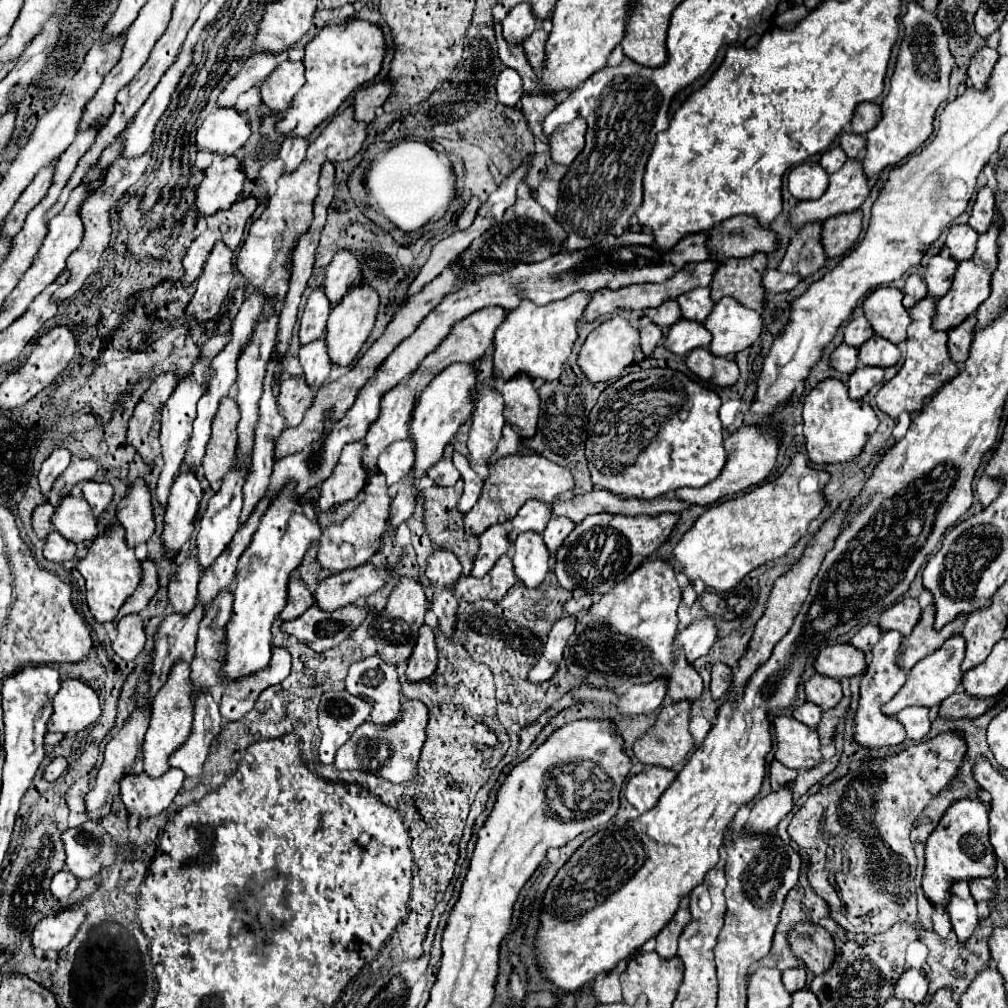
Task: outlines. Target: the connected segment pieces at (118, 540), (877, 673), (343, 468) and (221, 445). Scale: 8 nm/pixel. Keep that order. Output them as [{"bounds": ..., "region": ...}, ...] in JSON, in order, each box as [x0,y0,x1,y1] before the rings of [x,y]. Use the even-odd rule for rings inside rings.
[{"bounds":[76,525,140,623],"region":[[[112,525],[104,535],[98,535],[98,539],[92,541],[88,547],[88,555],[78,561],[76,569],[86,581],[86,603],[90,613],[98,623],[112,621],[122,607],[122,603],[134,593],[134,589],[140,583],[140,561],[134,557],[134,549],[130,549],[124,541],[124,529],[122,525]]]},{"bounds":[852,631,906,749],"region":[[[898,631],[882,633],[880,641],[872,649],[872,661],[870,661],[866,673],[862,675],[860,701],[858,701],[858,707],[856,707],[854,733],[852,733],[852,739],[860,747],[866,747],[866,749],[892,747],[892,745],[900,745],[906,739],[906,731],[902,729],[902,725],[894,717],[886,717],[880,711],[880,707],[884,703],[888,703],[898,693],[898,689],[904,685],[904,681],[906,681],[904,669],[896,665],[896,653],[900,649],[900,641],[902,641],[902,633],[898,633]]]},{"bounds":[318,441,370,511],"region":[[[352,441],[342,449],[334,473],[320,485],[320,499],[318,499],[320,511],[326,511],[348,499],[354,499],[362,491],[362,487],[370,477],[370,473],[362,467],[364,449],[366,449],[364,441]]]},{"bounds":[202,395,240,491],"region":[[[226,395],[218,405],[218,413],[212,421],[212,437],[206,447],[202,461],[204,477],[208,479],[212,491],[218,491],[222,485],[222,475],[232,467],[238,449],[236,425],[240,421],[240,411],[236,399]]]}]

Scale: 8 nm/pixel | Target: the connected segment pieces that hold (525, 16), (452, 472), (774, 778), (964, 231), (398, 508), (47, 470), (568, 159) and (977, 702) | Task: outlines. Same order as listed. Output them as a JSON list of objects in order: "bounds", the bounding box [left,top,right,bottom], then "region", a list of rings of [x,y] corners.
[{"bounds":[502,5,536,45],"region":[[[514,5],[502,21],[502,27],[506,41],[520,45],[536,29],[536,17],[530,13],[530,5]]]},{"bounds":[428,445,460,487],"region":[[[446,445],[442,459],[428,471],[428,477],[438,485],[438,487],[450,487],[460,479],[460,473],[456,471],[456,467],[452,465],[452,453],[454,447]]]},{"bounds":[768,761,796,791],"region":[[[772,761],[770,763],[770,767],[768,767],[768,777],[770,777],[770,785],[772,785],[772,789],[776,791],[776,789],[780,789],[782,785],[786,785],[786,783],[792,783],[794,779],[796,779],[796,771],[794,769],[788,769],[786,765],[782,765],[780,761]]]},{"bounds":[946,225,978,261],"region":[[[952,225],[946,239],[950,257],[956,261],[970,259],[976,251],[976,243],[978,243],[978,233],[970,225]]]},{"bounds":[390,475,416,529],"region":[[[406,475],[400,483],[398,483],[398,495],[392,499],[390,505],[390,527],[396,529],[400,523],[404,523],[412,513],[414,513],[414,505],[416,505],[416,497],[412,493],[416,479],[412,479],[412,475]]]},{"bounds":[40,447,70,495],"region":[[[56,447],[50,457],[42,463],[42,469],[40,469],[40,487],[42,487],[42,493],[48,495],[50,493],[50,487],[52,483],[56,481],[56,477],[70,465],[70,451],[66,447]]]},{"bounds":[550,117,586,165],"region":[[[580,117],[568,125],[560,125],[550,137],[552,161],[560,165],[570,165],[576,159],[576,155],[584,149],[584,133],[586,121],[582,121]]]},{"bounds":[938,693,996,719],"region":[[[954,693],[950,699],[946,699],[940,709],[938,715],[942,719],[956,719],[956,717],[978,717],[982,713],[988,711],[990,703],[994,703],[996,697],[990,699],[974,699],[968,697],[966,693]]]}]

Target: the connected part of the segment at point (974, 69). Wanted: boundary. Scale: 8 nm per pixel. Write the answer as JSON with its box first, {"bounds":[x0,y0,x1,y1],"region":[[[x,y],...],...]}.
{"bounds":[968,47,998,89],"region":[[[982,47],[974,53],[970,67],[968,67],[968,79],[974,89],[986,89],[990,73],[998,61],[998,51],[990,47]]]}

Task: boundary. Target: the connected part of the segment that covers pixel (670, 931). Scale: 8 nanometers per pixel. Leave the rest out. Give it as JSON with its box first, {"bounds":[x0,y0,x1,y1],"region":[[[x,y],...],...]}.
{"bounds":[656,909,690,959],"region":[[[678,909],[674,919],[656,935],[656,953],[664,959],[670,959],[676,955],[678,949],[678,937],[684,929],[684,925],[690,921],[690,913],[688,909]]]}

